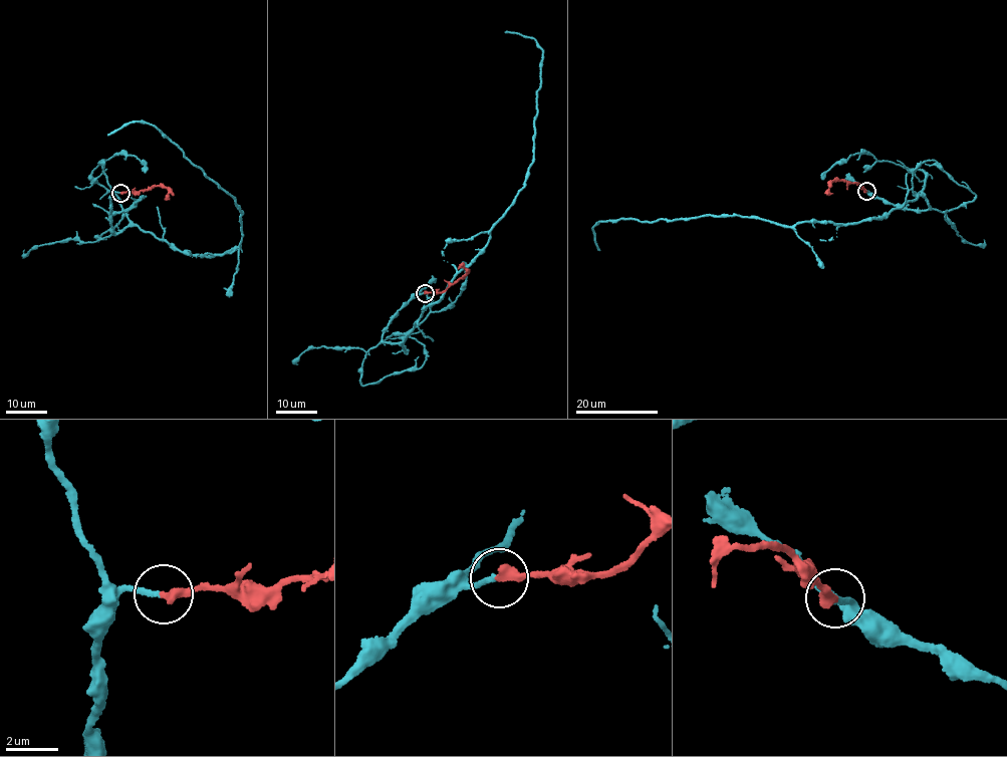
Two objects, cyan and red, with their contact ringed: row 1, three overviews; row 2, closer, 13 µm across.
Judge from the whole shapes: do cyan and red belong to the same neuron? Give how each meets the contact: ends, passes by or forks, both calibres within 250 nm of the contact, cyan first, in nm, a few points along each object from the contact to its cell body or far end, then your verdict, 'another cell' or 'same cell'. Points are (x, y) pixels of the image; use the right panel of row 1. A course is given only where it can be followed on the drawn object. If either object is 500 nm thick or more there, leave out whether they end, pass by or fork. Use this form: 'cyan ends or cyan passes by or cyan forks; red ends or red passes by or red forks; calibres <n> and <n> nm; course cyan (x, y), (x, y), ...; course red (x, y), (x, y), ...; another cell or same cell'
cyan ends; red ends; calibres 200 and 400 nm; course cyan (866, 192), (929, 209), (920, 195), (883, 217), (841, 225), (623, 219), (594, 225), (599, 251); course red (866, 191), (854, 182), (835, 179), (829, 185), (829, 191), (833, 193); same cell

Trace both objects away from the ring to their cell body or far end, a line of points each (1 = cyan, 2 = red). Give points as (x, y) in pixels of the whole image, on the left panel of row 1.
1: (120, 193), (114, 234), (135, 225), (192, 254), (239, 246), (233, 197), (179, 147), (141, 121), (107, 136)
2: (120, 193), (163, 185), (168, 191), (165, 199)

